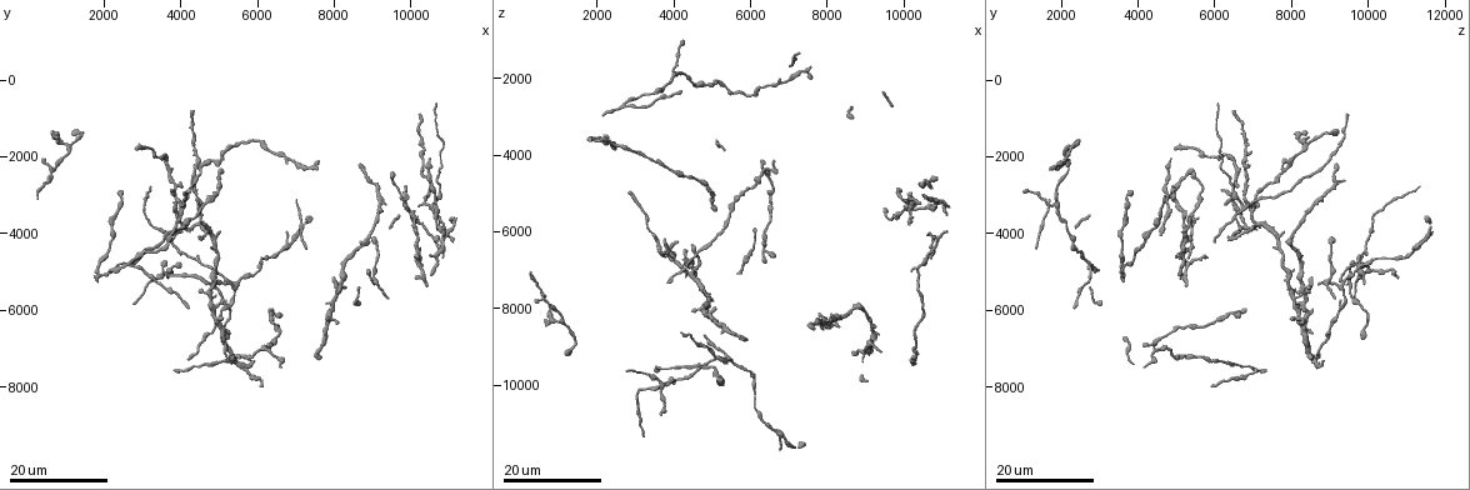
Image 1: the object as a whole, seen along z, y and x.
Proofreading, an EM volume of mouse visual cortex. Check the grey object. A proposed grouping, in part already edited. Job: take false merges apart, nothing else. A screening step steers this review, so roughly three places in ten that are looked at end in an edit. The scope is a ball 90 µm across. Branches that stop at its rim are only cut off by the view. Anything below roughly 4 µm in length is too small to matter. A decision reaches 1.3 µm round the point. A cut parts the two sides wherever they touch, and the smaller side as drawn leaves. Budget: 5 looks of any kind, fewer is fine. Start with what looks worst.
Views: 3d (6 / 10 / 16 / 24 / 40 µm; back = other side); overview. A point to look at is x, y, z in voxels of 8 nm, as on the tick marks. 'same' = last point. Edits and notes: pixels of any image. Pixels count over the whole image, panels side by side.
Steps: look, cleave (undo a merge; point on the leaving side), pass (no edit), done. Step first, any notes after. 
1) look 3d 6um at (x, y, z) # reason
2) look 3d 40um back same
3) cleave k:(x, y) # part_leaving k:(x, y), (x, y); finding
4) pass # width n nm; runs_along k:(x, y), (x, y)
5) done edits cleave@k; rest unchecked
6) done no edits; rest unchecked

look 3d 24um at (10500, 3300, 6750) # small branch off a trunk

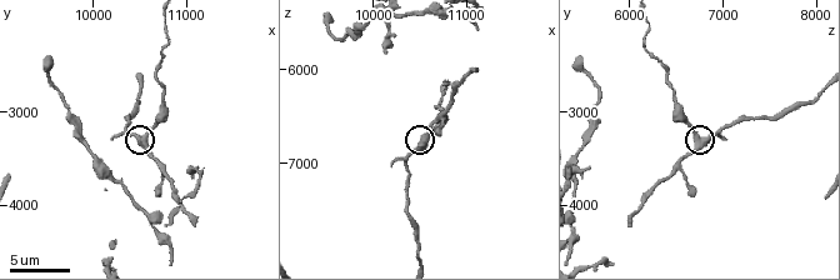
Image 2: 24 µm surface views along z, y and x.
look 3d 6um at (10600, 3300, 6700) # zoom in

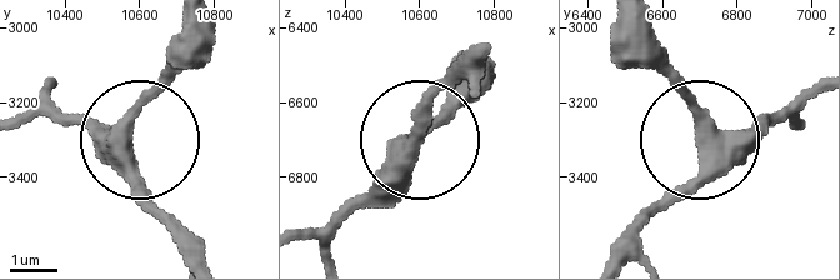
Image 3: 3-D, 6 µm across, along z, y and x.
pass # side_arm 26 um; one neuron here

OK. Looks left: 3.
look 3d 24um at (5050, 5650, 9600)

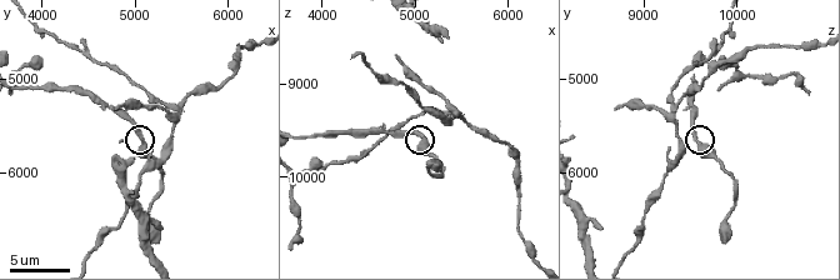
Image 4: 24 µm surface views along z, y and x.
look 3d 10um at (5100, 5650, 9600)

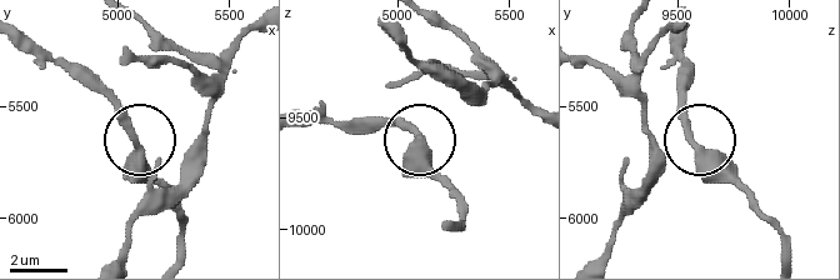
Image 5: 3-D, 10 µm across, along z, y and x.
look 3d 10um back at (5090, 5670, 9580)

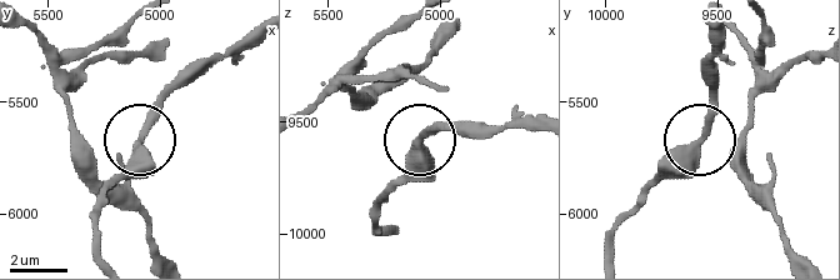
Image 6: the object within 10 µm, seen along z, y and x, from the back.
pass # one neuron here

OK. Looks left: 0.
done no edits; rest unchecked

